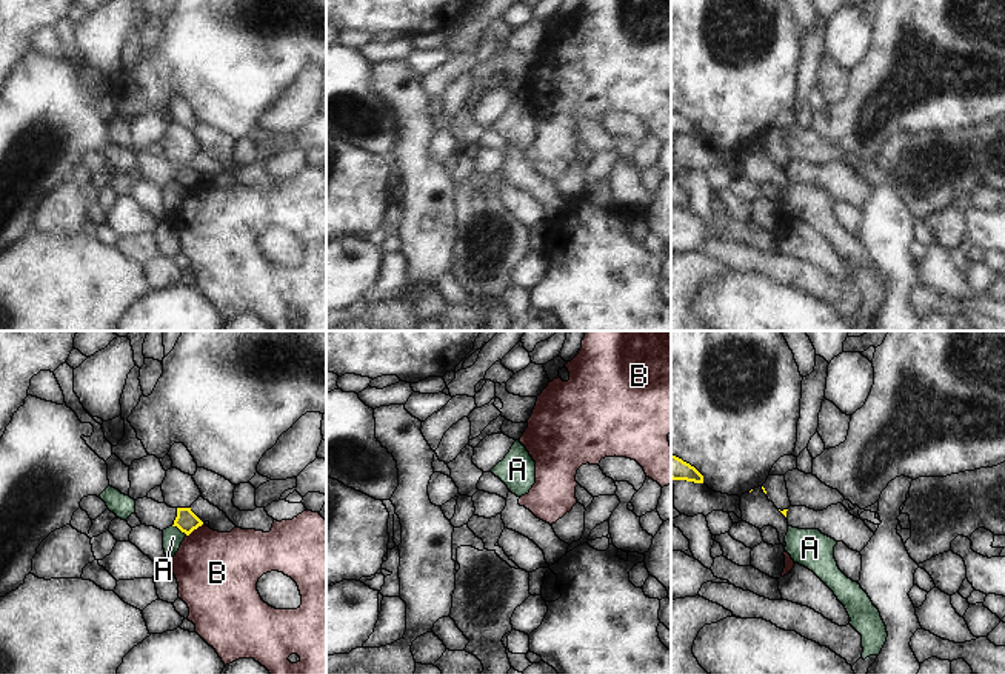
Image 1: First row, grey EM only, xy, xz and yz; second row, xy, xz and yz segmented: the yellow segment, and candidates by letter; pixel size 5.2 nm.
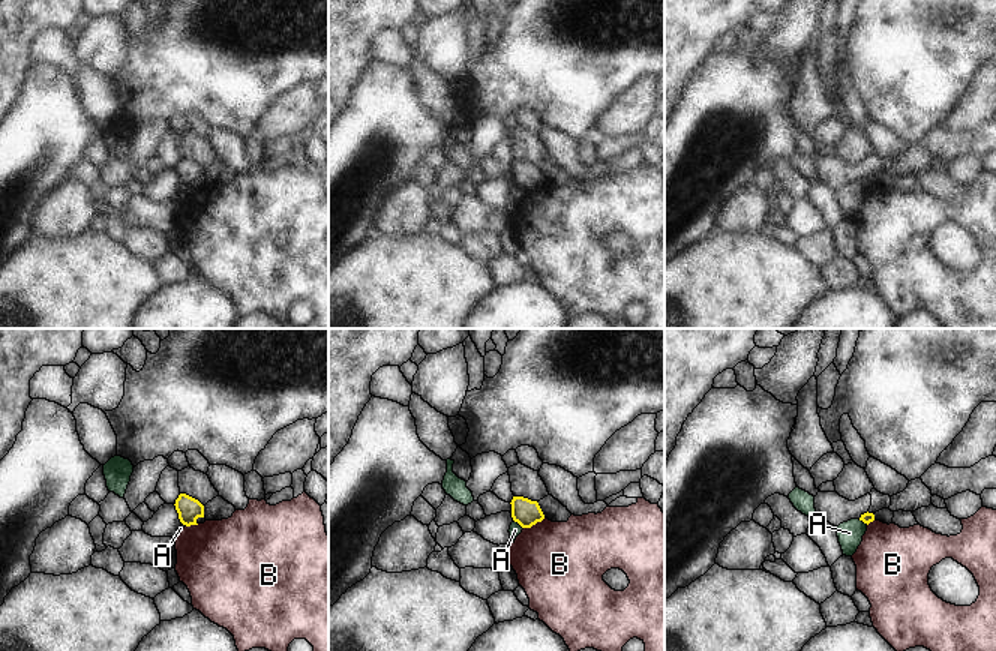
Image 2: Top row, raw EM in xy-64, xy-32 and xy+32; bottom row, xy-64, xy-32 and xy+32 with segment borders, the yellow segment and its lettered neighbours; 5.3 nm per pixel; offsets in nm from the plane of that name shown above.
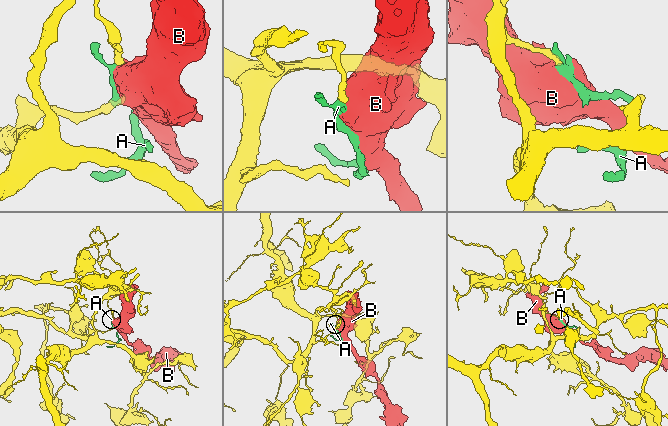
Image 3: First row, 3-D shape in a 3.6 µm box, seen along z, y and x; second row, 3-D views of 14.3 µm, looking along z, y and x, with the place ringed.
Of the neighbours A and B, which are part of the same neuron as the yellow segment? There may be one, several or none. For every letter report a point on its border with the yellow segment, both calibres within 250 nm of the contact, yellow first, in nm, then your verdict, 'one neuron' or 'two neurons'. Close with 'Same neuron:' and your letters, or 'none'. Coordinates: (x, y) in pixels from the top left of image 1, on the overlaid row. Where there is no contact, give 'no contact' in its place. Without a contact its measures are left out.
A: xy (180, 530) | 110/110 nm | two neurons
B: xy (194, 528) | 110/400 nm | two neurons
Same neuron: none

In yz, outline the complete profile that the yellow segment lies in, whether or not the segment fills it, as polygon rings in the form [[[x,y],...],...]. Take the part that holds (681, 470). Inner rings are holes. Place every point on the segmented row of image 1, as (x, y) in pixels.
[[[671,454],[671,479],[703,483],[703,475],[689,463]]]

